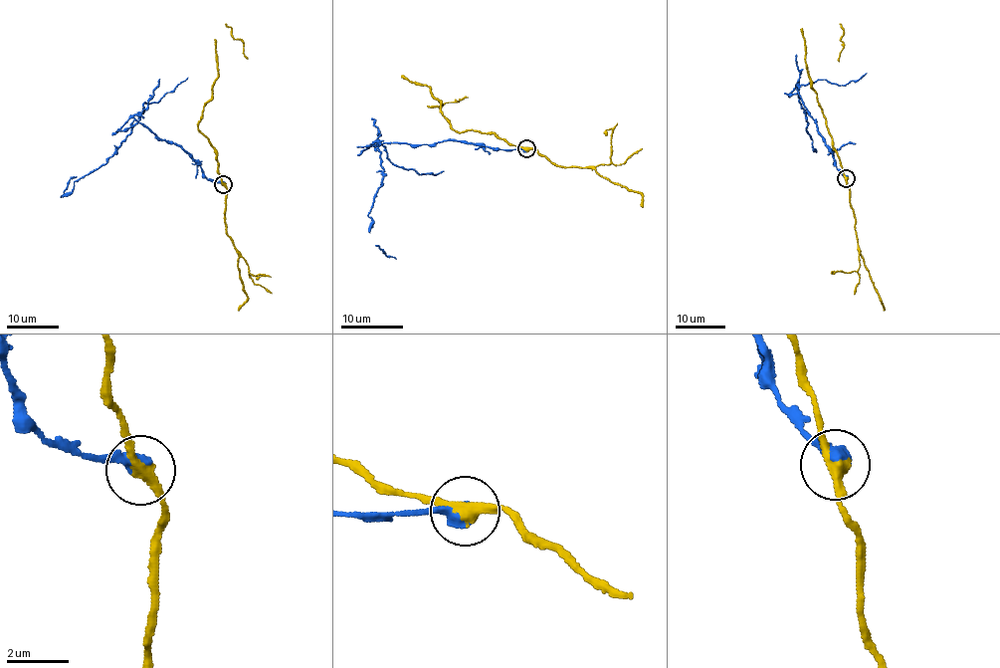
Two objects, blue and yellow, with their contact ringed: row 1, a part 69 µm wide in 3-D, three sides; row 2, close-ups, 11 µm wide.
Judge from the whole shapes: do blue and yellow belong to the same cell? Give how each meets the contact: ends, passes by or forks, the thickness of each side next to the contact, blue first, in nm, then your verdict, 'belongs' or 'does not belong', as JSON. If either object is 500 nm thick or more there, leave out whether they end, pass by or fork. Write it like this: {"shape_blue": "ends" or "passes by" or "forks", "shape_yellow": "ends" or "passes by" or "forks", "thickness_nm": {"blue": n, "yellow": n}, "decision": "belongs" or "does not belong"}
{"thickness_nm": {"blue": 500, "yellow": 360}, "decision": "does not belong"}

